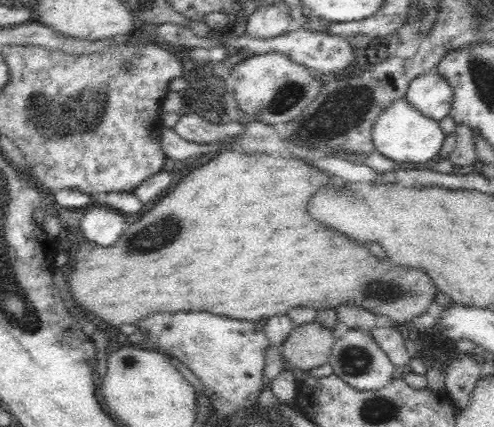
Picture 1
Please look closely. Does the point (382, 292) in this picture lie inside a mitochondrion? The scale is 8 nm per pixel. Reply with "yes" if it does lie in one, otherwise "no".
yes

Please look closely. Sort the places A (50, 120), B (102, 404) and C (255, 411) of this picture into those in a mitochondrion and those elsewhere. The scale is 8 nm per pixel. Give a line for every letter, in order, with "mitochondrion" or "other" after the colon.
A: mitochondrion
B: other
C: other

